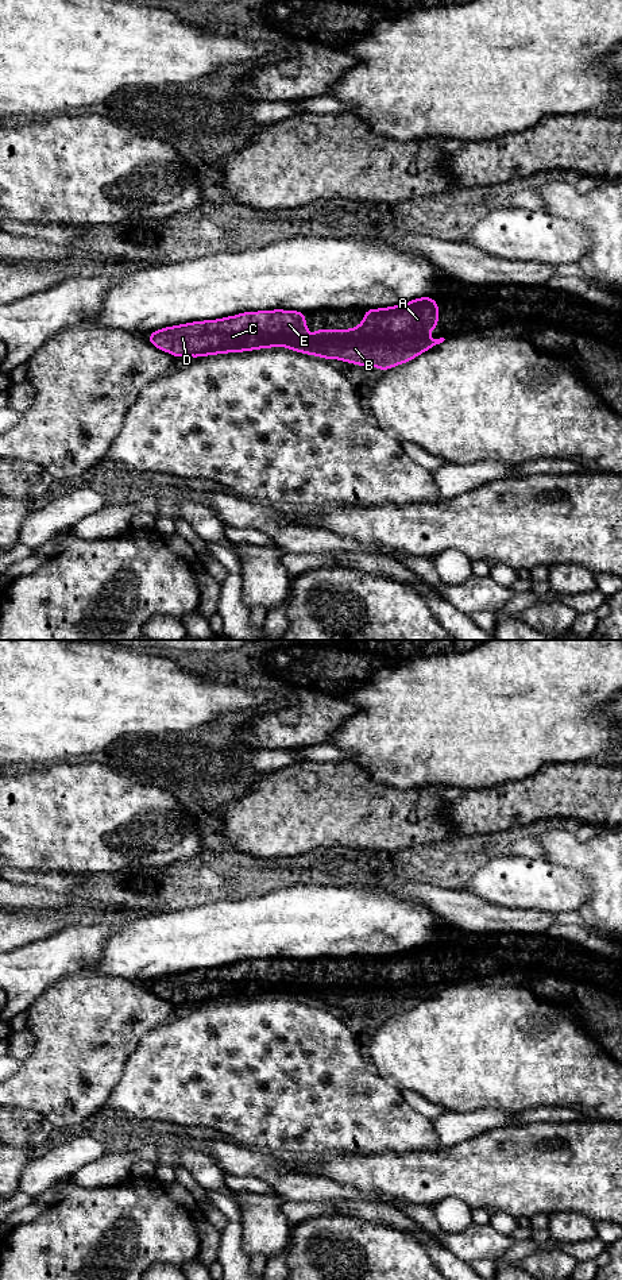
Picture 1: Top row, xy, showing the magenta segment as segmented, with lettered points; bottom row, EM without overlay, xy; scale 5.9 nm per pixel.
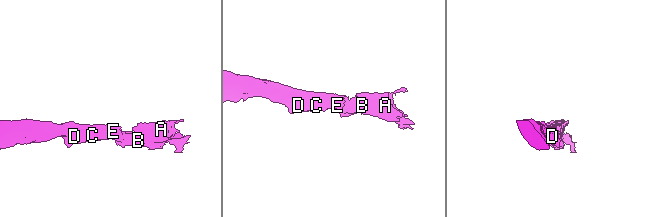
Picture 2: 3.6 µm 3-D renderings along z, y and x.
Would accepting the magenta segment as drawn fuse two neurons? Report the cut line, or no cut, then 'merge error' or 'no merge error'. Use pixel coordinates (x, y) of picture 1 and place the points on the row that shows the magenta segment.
cut none; no merge error

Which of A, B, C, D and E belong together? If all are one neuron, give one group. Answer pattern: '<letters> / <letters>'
A B C D E

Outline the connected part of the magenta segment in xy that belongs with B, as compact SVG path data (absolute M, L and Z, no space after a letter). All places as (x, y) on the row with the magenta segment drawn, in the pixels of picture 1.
M430 296L390 308L367 309L364 311L364 320L354 329L320 329L317 327L313 338L306 334L305 317L305 312L281 309L246 312L220 320L167 327L154 331L147 339L152 346L177 358L200 358L282 346L297 352L318 355L324 359L335 358L359 366L376 366L382 371L409 362L445 340L444 338L428 339L428 331L436 329L439 323L439 305Z

